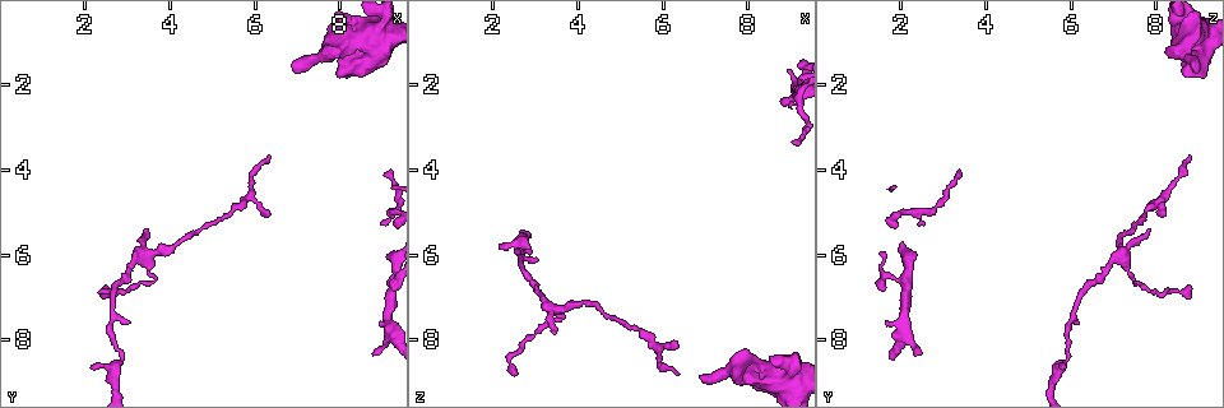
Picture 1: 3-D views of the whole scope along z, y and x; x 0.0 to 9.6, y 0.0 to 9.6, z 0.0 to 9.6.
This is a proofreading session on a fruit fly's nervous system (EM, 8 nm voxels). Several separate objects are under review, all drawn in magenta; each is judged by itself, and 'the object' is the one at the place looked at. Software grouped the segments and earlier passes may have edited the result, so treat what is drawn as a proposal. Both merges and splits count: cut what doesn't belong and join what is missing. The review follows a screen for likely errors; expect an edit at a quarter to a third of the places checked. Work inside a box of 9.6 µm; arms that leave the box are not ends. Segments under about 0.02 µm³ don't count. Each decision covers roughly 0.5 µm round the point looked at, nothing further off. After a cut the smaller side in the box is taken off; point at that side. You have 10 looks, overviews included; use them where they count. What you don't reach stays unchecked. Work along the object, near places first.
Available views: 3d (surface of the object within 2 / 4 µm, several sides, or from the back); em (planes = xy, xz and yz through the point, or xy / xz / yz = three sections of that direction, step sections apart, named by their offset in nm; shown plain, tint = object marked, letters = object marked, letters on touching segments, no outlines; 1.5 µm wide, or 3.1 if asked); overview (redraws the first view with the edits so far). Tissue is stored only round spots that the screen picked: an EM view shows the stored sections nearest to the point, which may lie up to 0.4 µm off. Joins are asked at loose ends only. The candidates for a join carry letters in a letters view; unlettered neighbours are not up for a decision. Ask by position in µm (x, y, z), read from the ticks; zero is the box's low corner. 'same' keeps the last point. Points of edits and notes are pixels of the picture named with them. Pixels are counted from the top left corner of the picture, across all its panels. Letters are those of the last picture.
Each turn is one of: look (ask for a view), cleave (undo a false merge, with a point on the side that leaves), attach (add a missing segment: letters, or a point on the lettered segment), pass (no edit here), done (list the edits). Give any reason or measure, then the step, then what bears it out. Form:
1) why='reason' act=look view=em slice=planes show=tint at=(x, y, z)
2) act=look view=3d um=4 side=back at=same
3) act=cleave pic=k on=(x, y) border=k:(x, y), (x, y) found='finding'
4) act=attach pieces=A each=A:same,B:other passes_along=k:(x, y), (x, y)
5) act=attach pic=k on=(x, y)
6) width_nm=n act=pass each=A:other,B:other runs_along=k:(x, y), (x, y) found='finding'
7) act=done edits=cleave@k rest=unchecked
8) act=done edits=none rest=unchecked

act=look view=3d um=2 at=(3.35, 5.45, 7.80)

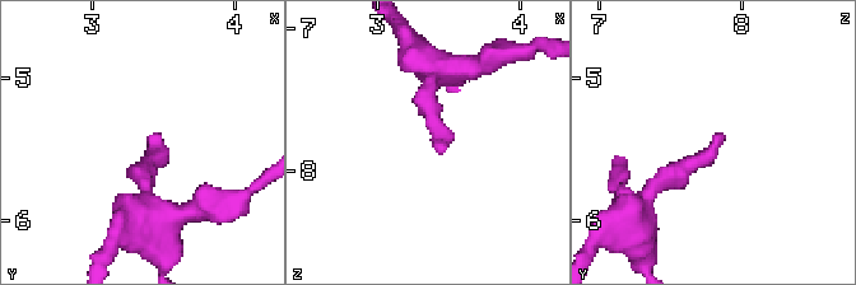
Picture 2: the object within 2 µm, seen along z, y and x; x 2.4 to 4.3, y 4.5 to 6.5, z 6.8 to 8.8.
act=look view=em slice=yz step=8 show=letters at=(3.38, 5.40, 7.86)

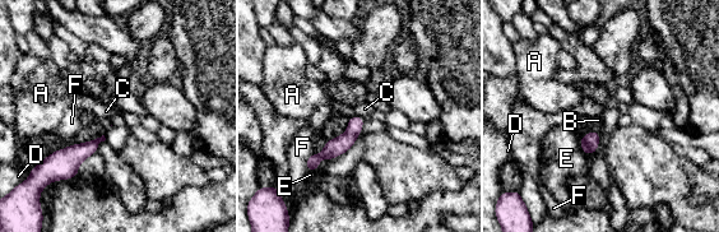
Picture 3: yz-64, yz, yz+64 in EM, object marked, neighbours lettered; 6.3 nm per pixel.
act=pass each=A:other,B:other,C:other,D:other,E:other,F:other runs_along=3:(360, 120), (338, 145), (309, 166) found='no lettered segment goes on from it'

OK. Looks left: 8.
why='branch stops here' act=look view=em slice=xy step=8 show=tint at=(6.35, 5.00, 8.10)

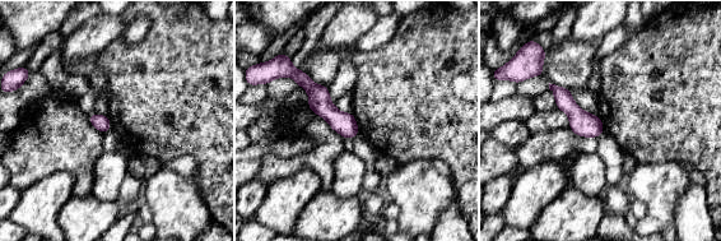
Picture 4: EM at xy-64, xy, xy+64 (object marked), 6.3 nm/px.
why='cut it another way' act=look view=em slice=planes show=letters at=same

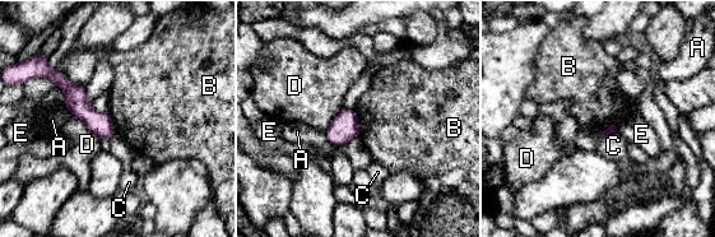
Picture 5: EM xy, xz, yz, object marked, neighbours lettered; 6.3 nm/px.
longest_contact=D:240nm act=pass each=A:other,B:other,C:other,D:other,E:other runs_along=5:(55, 74), (108, 134) found='none of them fits'

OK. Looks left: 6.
why='an open end' act=look view=3d um=2 at=(6.95, 1.75, 9.00)

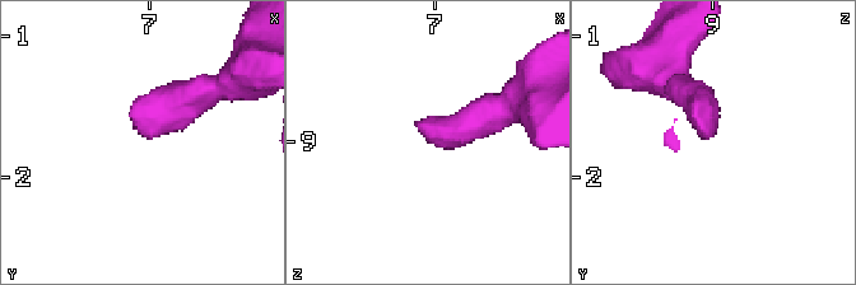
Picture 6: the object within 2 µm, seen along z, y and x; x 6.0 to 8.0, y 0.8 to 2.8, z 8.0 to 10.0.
why='shape alone is not enough' act=look view=em slice=planes show=letters at=(6.94, 1.70, 8.96)

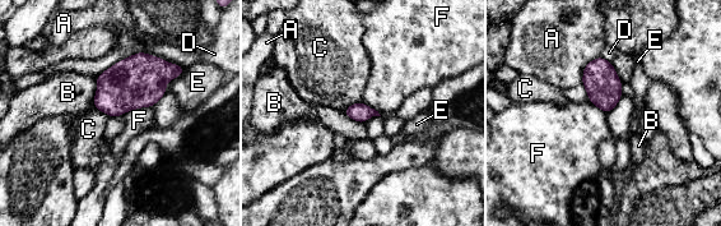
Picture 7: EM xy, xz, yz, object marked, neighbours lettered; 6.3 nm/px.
act=pass each=A:other,B:other,C:other,D:other,E:other,F:other border=7:(361, 100), (342, 111) found='none of them fits'

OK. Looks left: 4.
why='branch stops here' act=look view=em slice=planes show=letters at=(2.45, 6.70, 8.75)

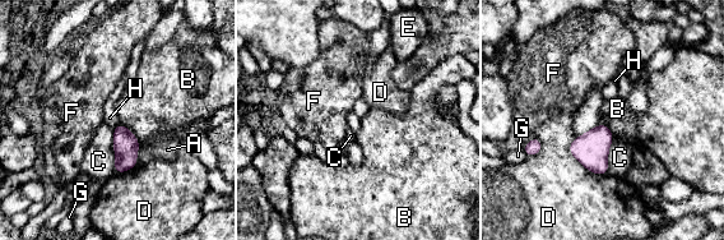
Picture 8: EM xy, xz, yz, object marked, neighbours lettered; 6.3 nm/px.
act=pass each=A:other,B:other,C:other,D:other,E:other,F:other,G:other,H:other border=8:(607, 124), (598, 125) found='no lettered segment goes on from it'

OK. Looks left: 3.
why='thin end' act=look view=3d um=2 at=(8.75, 8.40, 2.40)

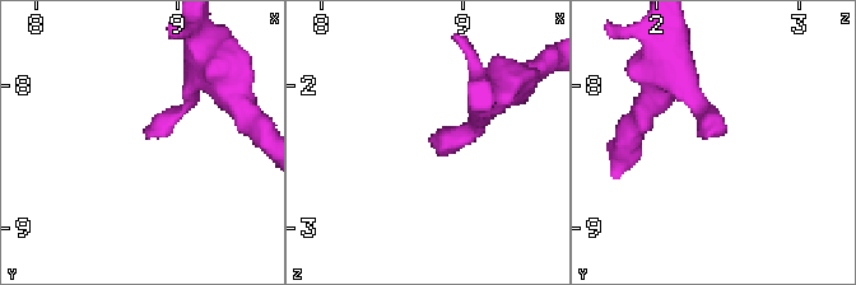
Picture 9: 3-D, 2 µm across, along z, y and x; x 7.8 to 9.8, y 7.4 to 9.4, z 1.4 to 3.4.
act=look view=em slice=xy step=8 show=plain at=(8.74, 8.34, 2.38)

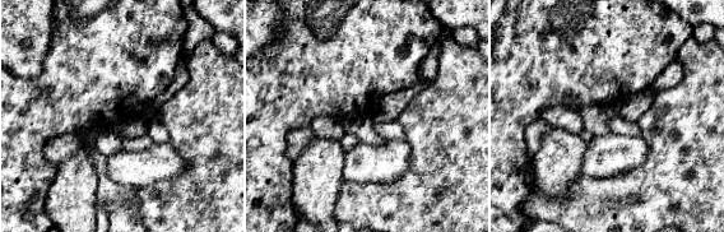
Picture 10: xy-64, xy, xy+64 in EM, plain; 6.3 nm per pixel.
why='what lies round it' act=look view=em slice=xy step=8 show=letters at=same

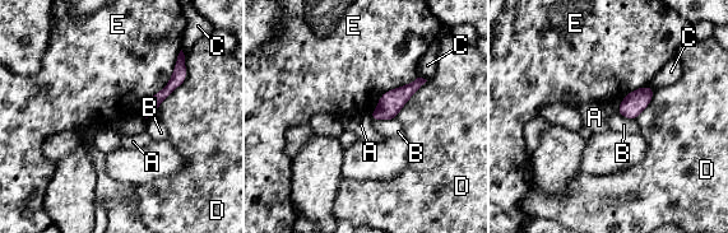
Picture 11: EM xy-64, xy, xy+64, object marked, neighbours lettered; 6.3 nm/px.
act=pass each=A:other,B:other,C:other,D:other,E:other border=11:(369, 115), (372, 120) found='none of them fits'

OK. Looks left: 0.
act=done edits=none rest=unchecked

